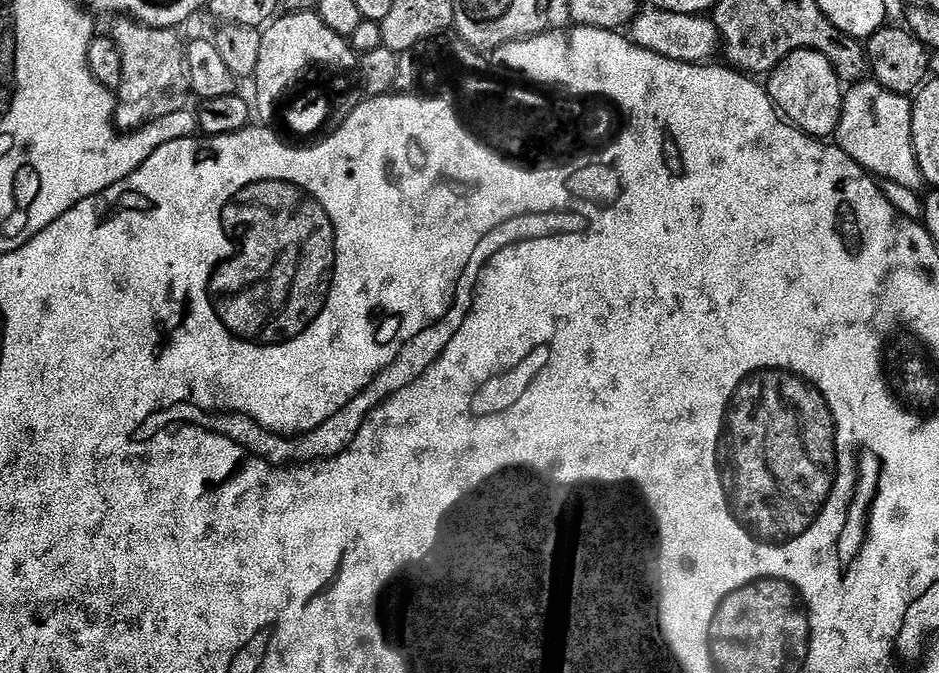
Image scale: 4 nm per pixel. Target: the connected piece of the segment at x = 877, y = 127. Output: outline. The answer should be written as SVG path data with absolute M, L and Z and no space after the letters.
M856 82L849 88L852 89L849 92L847 89L842 96L835 143L873 177L889 180L900 188L918 187L922 177L912 145L912 100L875 82Z

